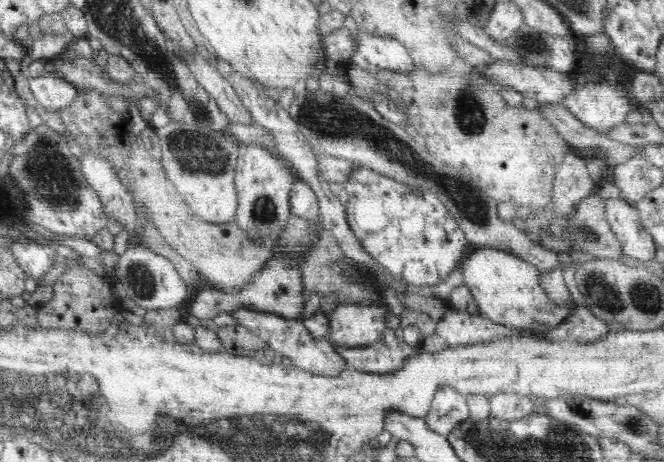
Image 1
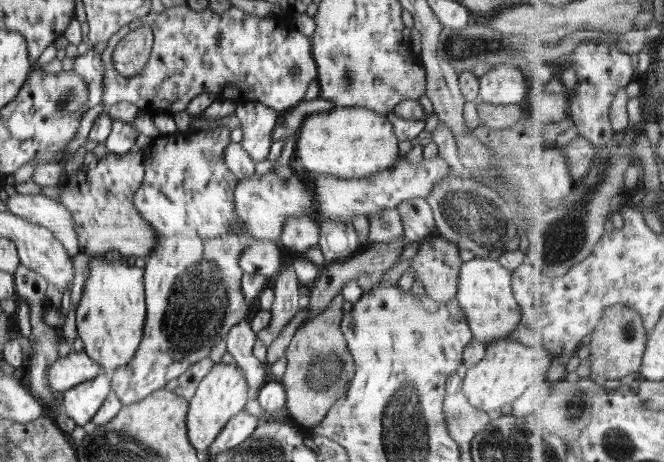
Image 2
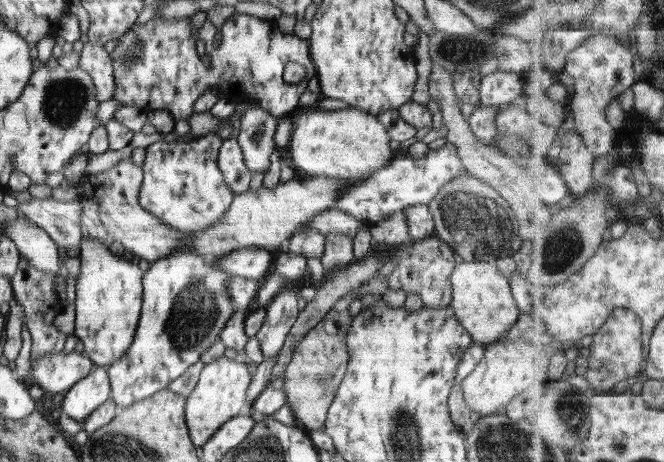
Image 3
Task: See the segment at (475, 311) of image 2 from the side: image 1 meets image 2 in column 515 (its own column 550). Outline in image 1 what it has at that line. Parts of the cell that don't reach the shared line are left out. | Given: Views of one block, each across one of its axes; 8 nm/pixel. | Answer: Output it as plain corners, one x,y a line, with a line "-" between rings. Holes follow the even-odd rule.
474,247
458,266
453,281
463,283
475,300
474,311
494,324
516,329
545,326
554,328
573,314
573,304
550,299
541,285
542,271
512,253
490,247

